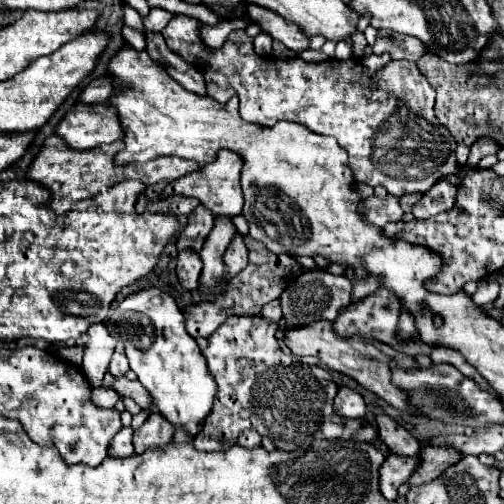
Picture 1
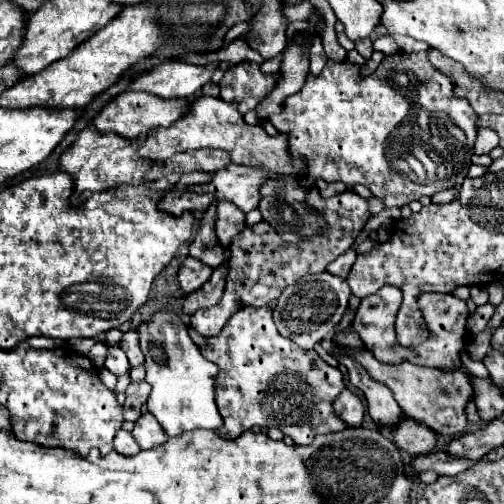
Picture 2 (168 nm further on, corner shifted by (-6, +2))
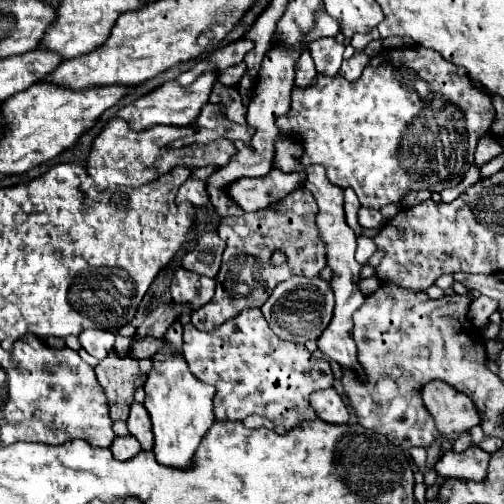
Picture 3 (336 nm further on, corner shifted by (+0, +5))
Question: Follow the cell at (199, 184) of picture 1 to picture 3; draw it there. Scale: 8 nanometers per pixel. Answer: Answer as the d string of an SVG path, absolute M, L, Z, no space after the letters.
M272 169L266 177L238 179L224 191L244 211L258 211L298 189L304 177L306 173L282 173L278 169Z

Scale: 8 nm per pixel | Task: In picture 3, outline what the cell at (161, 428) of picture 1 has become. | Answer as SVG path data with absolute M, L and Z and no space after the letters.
M132 403L130 405L130 415L128 415L128 431L140 441L144 451L152 451L152 443L154 443L154 435L152 435L152 423L150 423L150 415L144 409L144 405L140 403Z

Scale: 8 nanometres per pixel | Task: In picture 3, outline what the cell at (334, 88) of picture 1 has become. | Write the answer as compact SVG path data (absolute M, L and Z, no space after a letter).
M416 45L392 51L384 49L370 59L362 77L354 83L346 81L342 75L318 75L310 89L294 89L294 101L288 115L278 119L276 125L282 135L288 135L302 145L302 157L298 157L302 165L324 165L332 185L352 187L362 207L380 209L388 203L400 203L410 191L428 189L440 193L446 187L456 187L474 163L478 137L490 133L492 119L494 107L490 95L474 87L464 69L446 61L432 49Z

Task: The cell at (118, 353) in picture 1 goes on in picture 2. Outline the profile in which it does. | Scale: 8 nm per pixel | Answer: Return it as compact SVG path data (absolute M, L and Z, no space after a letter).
M130 330L122 336L122 348L124 352L128 354L128 360L130 360L130 366L140 366L144 362L144 354L140 352L140 346L138 346L138 330Z

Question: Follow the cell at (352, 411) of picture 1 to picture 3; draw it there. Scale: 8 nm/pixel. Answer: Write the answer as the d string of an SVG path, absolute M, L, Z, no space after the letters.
M334 387L330 389L322 389L318 393L314 393L310 397L310 403L316 411L316 415L322 419L322 421L328 421L328 423L348 423L350 419L350 413L348 413L348 407L344 403L344 399L338 395L338 391Z

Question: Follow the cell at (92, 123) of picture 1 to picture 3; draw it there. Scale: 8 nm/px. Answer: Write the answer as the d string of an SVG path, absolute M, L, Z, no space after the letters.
M206 71L188 87L180 87L178 83L170 81L166 85L156 87L154 91L142 95L142 97L134 99L130 105L124 105L116 115L120 119L124 119L134 131L142 131L152 125L176 125L176 127L190 125L198 117L202 105L208 101L208 95L210 95L210 89L212 89L216 75L218 75L216 71Z

